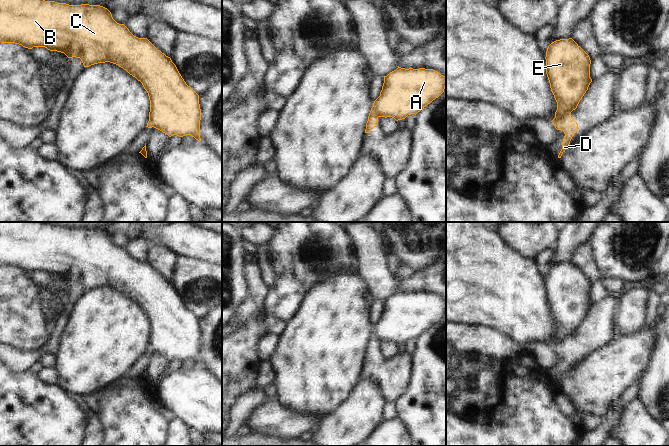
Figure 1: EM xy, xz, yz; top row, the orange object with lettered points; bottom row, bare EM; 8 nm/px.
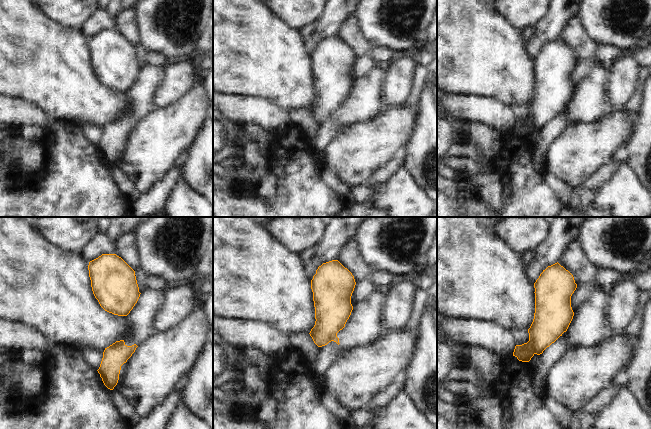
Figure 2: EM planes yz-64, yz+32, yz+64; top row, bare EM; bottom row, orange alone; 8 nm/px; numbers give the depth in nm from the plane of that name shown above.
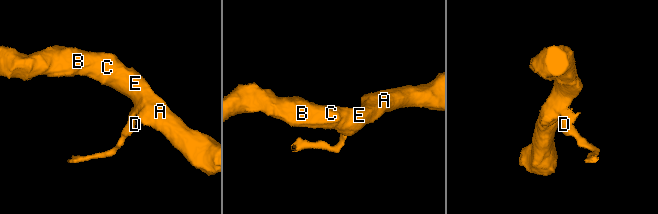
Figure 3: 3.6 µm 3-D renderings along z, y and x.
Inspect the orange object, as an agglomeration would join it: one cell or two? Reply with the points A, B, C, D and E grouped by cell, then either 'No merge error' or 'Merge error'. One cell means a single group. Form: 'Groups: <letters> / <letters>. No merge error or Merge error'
Groups: A B C E / D. Merge error.

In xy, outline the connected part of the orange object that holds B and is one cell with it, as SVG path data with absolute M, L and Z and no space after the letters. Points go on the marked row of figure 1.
M0 0L0 42L15 43L28 49L45 47L50 51L64 53L68 58L80 58L84 67L105 62L116 64L140 81L147 91L152 127L169 137L191 135L201 141L199 95L186 84L170 57L158 50L147 38L134 36L124 24L117 23L111 12L103 6L69 5L45 0Z

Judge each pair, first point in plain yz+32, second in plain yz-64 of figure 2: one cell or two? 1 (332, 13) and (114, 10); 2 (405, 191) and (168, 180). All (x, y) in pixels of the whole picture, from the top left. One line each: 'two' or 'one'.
1: one
2: two

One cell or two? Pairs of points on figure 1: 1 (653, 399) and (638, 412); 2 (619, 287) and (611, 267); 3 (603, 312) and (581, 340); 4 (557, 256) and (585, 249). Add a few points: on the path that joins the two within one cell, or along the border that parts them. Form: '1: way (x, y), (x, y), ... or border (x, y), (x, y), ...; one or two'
1: border (638, 397), (643, 406), (658, 422); two
2: border (603, 277), (619, 277), (628, 286); two
3: way (600, 319), (588, 333); one
4: border (588, 241), (577, 248), (571, 261); two

